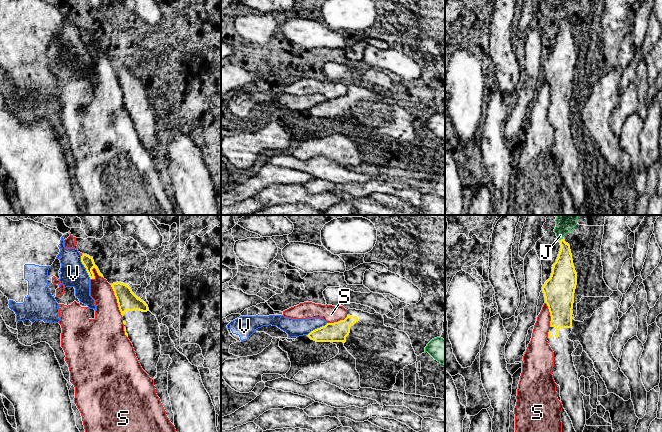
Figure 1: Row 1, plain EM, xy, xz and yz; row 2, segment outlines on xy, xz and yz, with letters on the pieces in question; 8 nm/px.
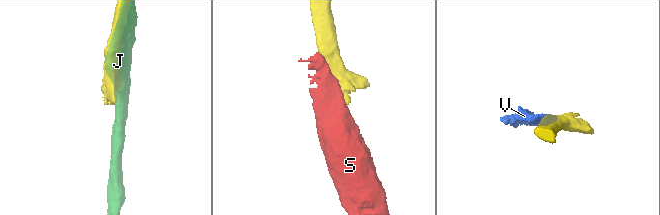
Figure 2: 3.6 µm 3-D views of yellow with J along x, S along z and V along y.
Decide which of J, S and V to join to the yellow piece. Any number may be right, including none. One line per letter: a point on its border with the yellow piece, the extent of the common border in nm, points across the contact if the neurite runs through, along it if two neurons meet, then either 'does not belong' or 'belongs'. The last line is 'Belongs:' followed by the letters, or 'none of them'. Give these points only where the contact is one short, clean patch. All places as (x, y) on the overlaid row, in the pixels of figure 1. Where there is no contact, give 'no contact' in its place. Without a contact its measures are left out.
J: yz (561, 239) | 30 nm | does not belong
S: xy (117, 301) | 300 nm | does not belong
V: xz (317, 328) | 190 nm | does not belong
Belongs: none of them

